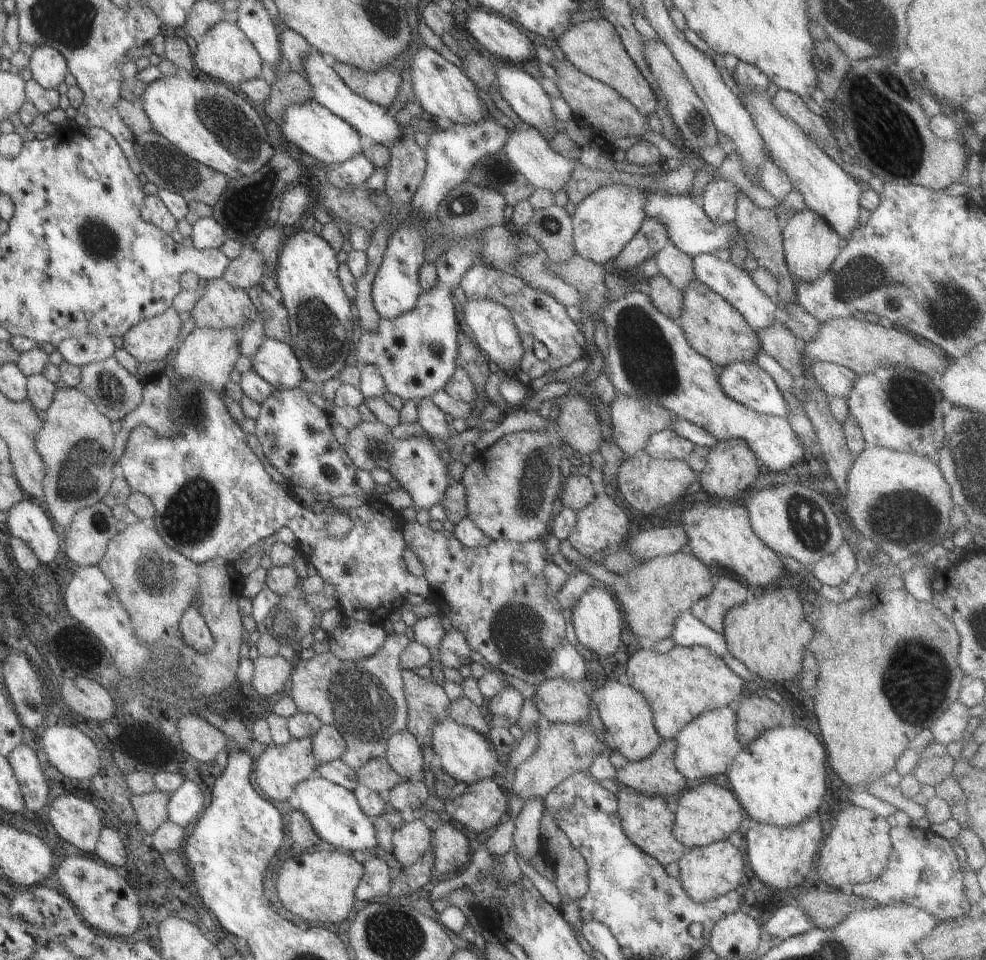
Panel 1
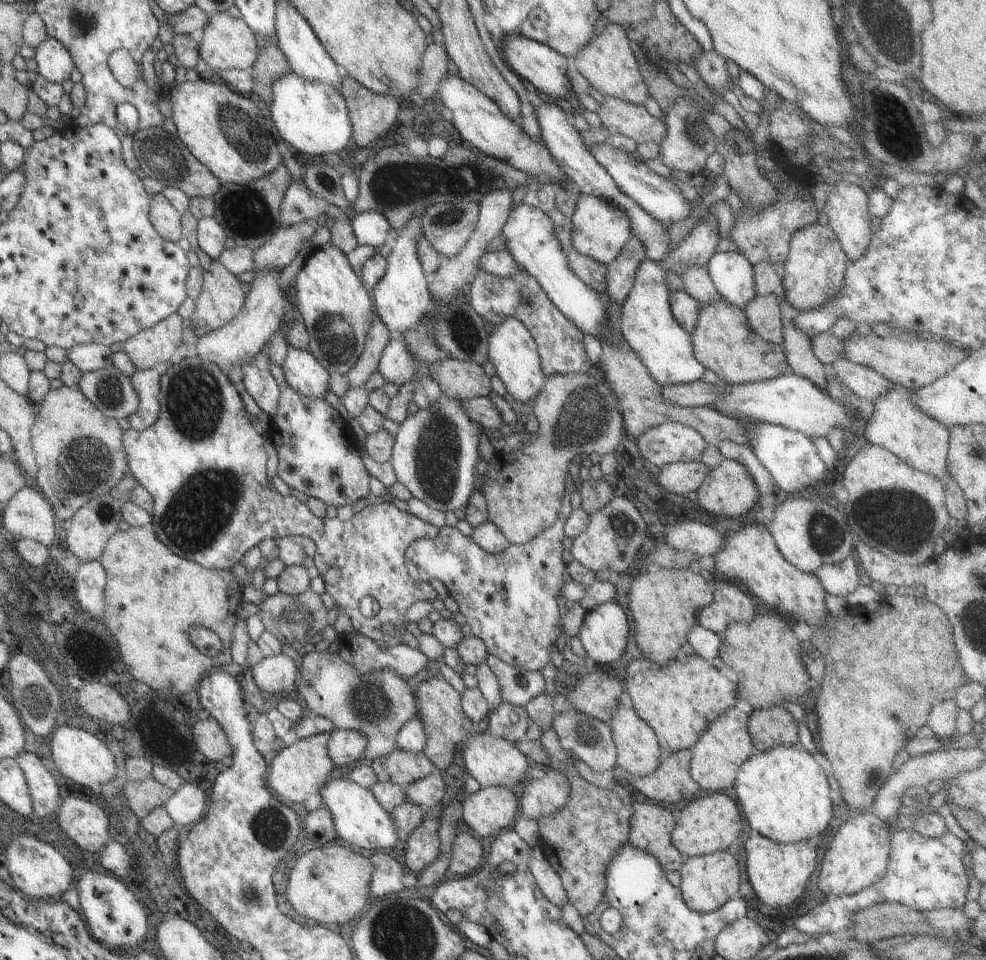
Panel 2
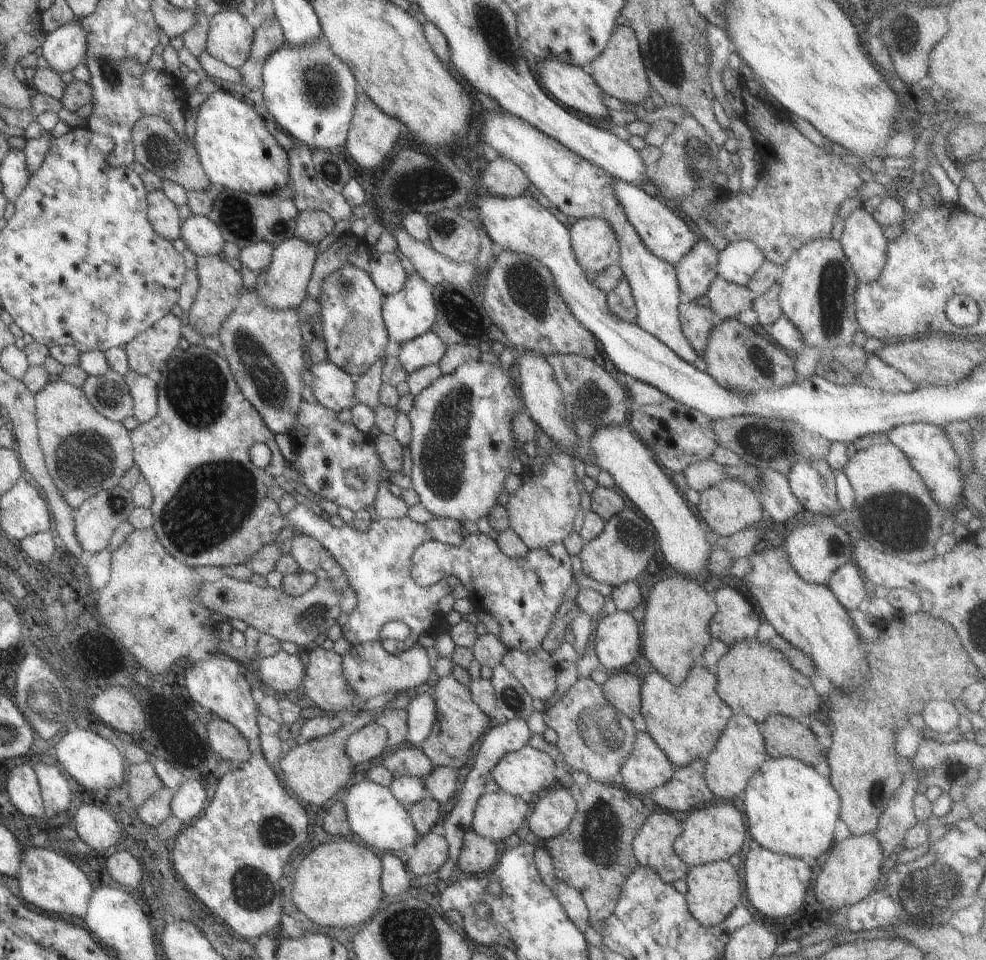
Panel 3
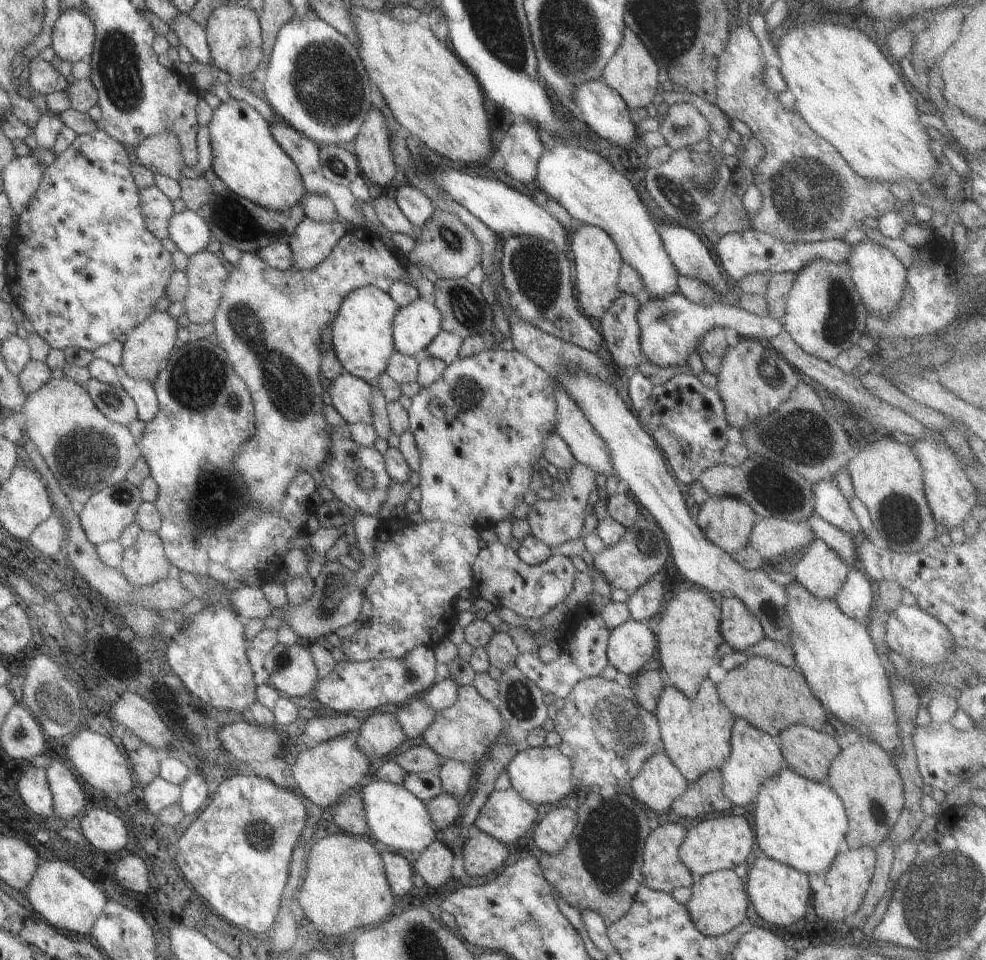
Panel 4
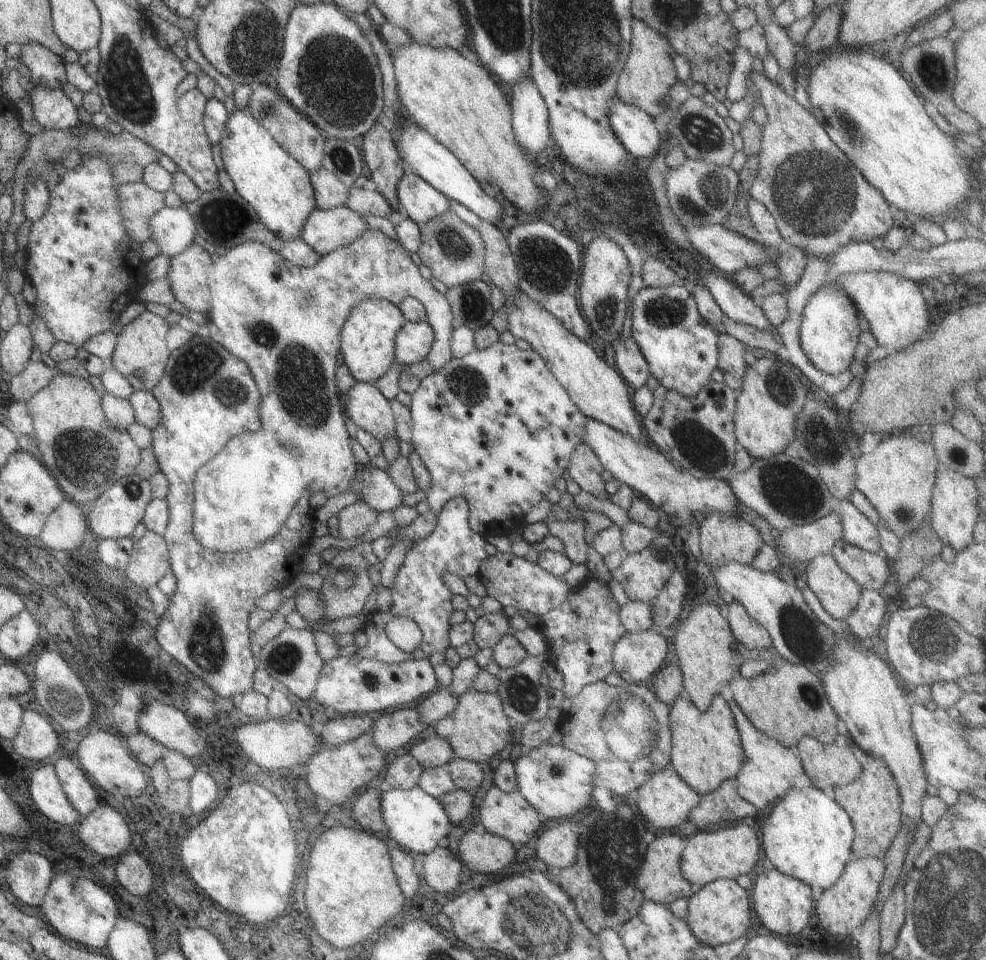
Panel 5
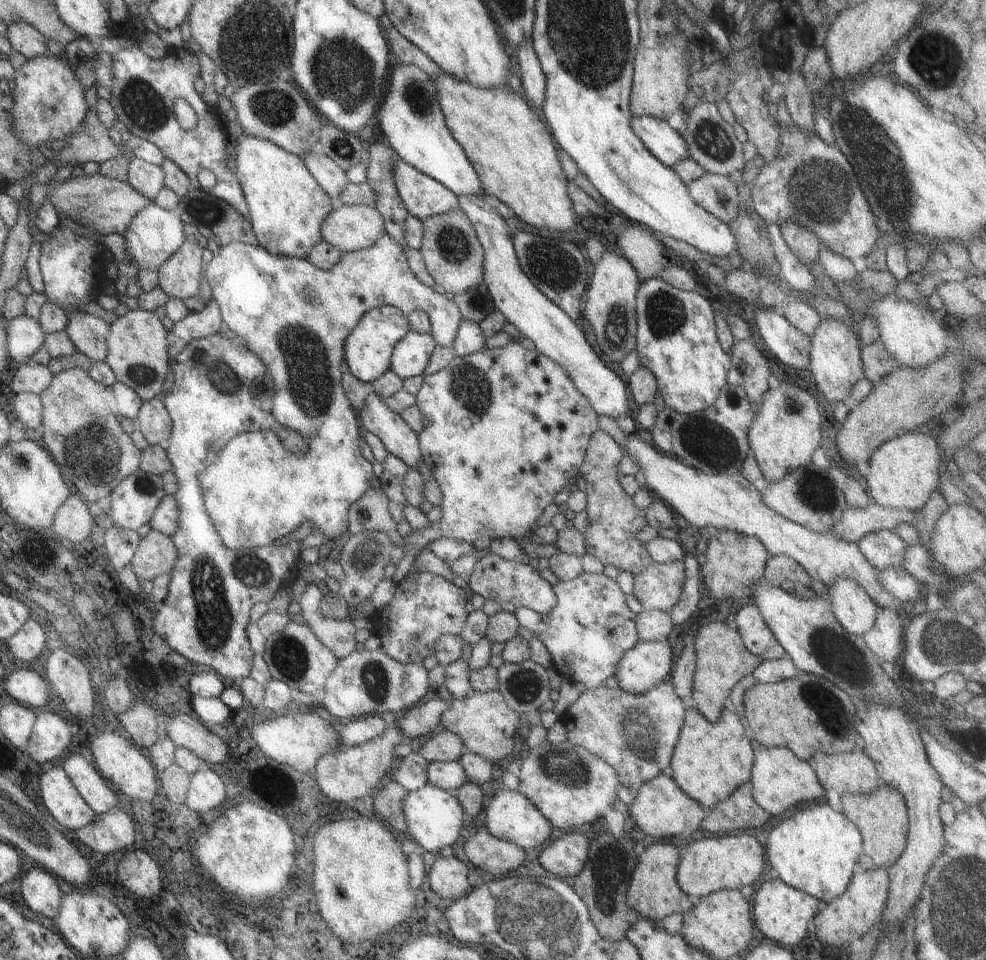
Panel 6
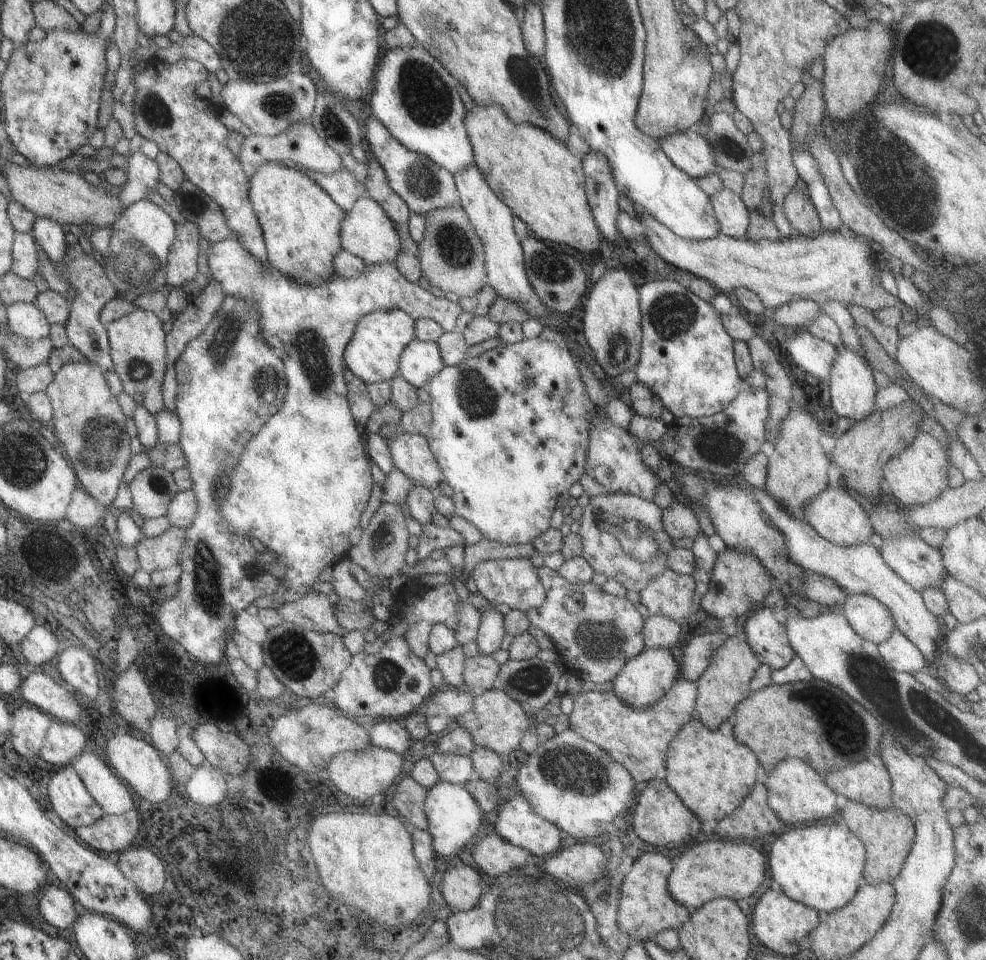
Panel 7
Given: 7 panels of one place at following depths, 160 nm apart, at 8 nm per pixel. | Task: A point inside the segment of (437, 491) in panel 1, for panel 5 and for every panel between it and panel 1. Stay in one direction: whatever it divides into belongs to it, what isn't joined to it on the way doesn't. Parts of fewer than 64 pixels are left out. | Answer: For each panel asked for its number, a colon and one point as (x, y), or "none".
2: (434, 453)
3: (461, 442)
4: (479, 428)
5: (499, 406)

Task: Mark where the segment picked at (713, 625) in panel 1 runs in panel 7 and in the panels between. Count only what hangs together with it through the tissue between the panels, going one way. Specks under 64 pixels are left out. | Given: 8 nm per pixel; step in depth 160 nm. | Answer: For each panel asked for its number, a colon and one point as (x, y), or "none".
2: (728, 605)
3: (734, 619)
4: (739, 628)
5: (744, 629)
6: (756, 637)
7: (763, 630)

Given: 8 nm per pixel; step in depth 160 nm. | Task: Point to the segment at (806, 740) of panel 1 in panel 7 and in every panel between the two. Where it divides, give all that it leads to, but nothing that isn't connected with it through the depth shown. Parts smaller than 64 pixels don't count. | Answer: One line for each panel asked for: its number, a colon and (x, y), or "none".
2: (783, 794)
3: (790, 809)
4: (798, 822)
5: (807, 836)
6: (814, 850)
7: (820, 864)

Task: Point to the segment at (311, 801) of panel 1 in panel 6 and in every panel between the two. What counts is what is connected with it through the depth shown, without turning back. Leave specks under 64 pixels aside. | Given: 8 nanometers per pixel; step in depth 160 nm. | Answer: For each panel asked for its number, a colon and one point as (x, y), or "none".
2: (359, 820)
3: (373, 814)
4: (394, 817)
5: (415, 820)
6: (434, 818)

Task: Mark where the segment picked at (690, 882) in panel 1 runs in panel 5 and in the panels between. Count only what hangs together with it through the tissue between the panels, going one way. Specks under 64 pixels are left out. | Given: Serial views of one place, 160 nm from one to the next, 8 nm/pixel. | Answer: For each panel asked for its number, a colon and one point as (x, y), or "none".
2: (706, 882)
3: (713, 890)
4: (718, 901)
5: (717, 913)

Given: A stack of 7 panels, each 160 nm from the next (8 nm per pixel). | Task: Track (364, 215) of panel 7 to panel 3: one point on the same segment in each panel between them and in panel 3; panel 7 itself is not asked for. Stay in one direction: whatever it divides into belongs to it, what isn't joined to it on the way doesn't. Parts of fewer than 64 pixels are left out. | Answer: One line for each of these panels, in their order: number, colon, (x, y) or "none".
3: (281, 284)
4: (311, 241)
5: (325, 230)
6: (348, 227)

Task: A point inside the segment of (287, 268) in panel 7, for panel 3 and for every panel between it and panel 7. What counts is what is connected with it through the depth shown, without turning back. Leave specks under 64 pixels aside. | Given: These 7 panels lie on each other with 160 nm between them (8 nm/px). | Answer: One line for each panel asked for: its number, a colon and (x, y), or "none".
3: (236, 151)
4: (245, 157)
5: (278, 188)
6: (286, 207)

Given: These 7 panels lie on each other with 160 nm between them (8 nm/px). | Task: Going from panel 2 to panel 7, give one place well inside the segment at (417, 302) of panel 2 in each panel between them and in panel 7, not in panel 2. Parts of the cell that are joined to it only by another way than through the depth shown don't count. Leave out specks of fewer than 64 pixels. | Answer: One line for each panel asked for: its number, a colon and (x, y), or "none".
3: (410, 312)
4: (414, 326)
5: (411, 343)
6: (410, 356)
7: (420, 360)

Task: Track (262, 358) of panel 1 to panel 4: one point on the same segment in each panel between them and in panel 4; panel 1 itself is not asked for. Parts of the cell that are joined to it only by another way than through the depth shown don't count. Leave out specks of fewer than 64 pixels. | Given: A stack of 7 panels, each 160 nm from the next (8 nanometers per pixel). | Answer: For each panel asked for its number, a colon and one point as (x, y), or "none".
2: (303, 373)
3: (333, 389)
4: (350, 397)

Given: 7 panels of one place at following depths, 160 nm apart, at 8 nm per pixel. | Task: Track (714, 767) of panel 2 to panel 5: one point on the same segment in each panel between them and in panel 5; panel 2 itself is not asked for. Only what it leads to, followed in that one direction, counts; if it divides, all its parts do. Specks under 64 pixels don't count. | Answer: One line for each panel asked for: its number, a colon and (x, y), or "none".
3: (739, 750)
4: (754, 756)
5: (767, 770)

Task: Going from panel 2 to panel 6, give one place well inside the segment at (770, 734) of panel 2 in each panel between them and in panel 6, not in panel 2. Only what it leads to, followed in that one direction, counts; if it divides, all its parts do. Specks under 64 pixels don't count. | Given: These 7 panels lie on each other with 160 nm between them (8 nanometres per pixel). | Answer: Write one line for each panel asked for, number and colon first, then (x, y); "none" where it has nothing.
3: (783, 737)
4: (807, 752)
5: (834, 764)
6: (853, 771)

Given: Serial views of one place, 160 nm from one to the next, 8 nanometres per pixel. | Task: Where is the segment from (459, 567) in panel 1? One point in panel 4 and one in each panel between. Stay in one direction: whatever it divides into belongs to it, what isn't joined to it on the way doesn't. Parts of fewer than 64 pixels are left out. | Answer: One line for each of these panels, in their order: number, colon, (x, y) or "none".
2: (508, 599)
3: (522, 594)
4: (499, 575)

